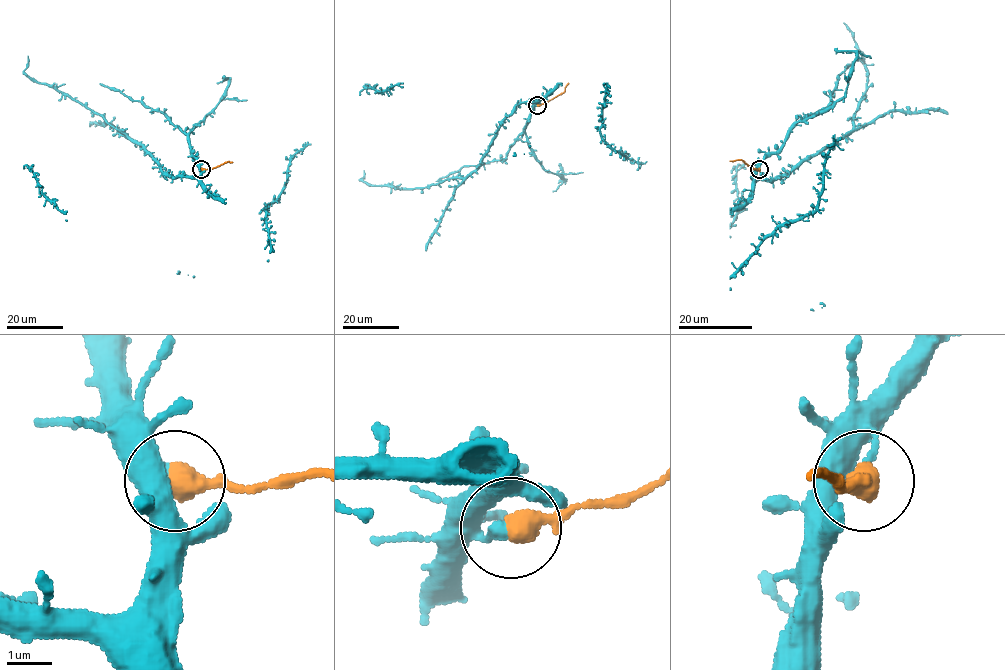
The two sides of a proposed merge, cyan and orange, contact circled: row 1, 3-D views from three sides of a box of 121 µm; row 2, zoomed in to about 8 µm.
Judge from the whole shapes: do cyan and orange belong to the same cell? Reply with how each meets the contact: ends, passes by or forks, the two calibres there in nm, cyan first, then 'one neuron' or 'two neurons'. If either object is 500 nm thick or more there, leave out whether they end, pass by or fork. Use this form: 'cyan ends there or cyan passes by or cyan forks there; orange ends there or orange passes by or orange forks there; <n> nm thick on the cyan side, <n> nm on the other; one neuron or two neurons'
320 nm thick on the cyan side, 550 nm on the other; two neurons

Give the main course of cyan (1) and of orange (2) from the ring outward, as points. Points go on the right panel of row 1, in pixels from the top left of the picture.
1: (758, 170), (755, 181), (775, 180), (853, 129), (853, 115), (866, 92), (866, 69), (851, 30), (843, 23)
2: (758, 170), (741, 159), (730, 160)

